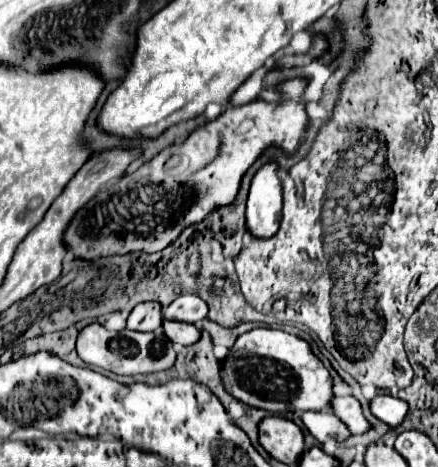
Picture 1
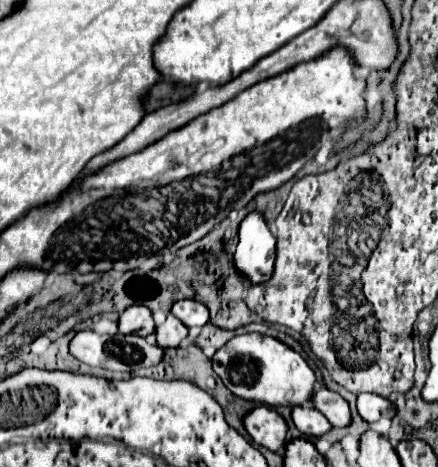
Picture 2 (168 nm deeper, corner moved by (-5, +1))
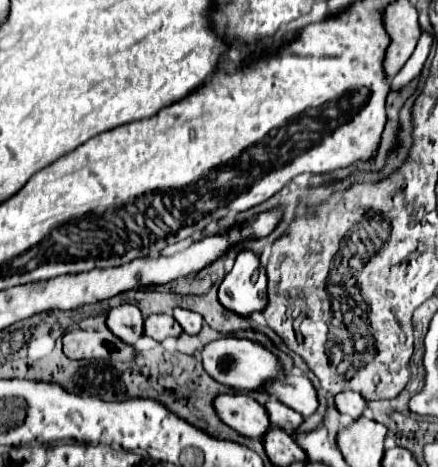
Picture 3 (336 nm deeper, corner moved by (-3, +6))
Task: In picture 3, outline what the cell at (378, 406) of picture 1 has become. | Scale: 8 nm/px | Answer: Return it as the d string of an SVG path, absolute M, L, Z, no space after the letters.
M340 392L334 398L334 406L340 414L348 414L352 418L362 416L362 410L366 408L366 402L362 402L358 392Z

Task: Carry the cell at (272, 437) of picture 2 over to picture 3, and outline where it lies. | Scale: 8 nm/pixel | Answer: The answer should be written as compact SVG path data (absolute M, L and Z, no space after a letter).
M220 394L212 402L216 416L248 438L262 438L270 428L262 406L248 394Z

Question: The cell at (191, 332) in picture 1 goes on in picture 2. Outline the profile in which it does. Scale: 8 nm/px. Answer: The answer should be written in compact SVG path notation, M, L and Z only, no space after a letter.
M168 315L166 321L156 327L156 343L162 349L178 347L180 343L186 341L186 337L188 337L188 327L174 315Z

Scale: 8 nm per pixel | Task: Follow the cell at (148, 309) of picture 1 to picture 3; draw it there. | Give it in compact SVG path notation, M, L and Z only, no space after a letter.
M122 304L118 308L112 308L106 316L108 330L130 346L134 346L136 340L142 336L142 322L142 314L138 308L134 308L134 304Z

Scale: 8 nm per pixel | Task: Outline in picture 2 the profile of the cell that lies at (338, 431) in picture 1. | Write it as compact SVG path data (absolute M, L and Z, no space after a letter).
M292 407L292 419L298 431L308 437L320 437L332 429L332 423L314 407Z

